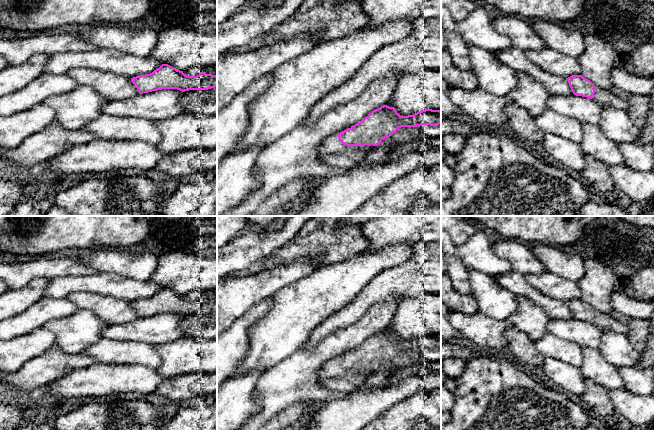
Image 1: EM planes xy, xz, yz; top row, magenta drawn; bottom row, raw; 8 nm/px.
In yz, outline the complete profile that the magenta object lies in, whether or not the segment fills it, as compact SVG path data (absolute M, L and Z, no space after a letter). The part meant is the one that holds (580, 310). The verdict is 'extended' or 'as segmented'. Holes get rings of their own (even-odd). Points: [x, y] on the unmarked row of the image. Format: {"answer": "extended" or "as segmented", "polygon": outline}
{"answer": "extended", "polygon": "M582 299L570 300L567 305L574 319L593 323L601 331L612 330L624 335L629 332L629 326L626 323L615 320L609 314L595 310Z"}

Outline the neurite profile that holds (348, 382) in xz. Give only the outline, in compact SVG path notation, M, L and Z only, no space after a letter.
M346 372L340 377L316 382L316 387L329 391L352 393L371 376L370 373Z

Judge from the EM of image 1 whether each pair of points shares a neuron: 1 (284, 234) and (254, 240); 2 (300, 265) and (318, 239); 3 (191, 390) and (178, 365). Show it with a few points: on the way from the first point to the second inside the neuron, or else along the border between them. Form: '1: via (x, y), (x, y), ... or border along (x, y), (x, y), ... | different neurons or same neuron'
1: via (277, 238), (271, 241), (261, 241) | same neuron
2: border along (320, 257), (300, 258), (281, 265) | different neurons
3: border along (206, 373), (186, 372), (168, 378) | different neurons

